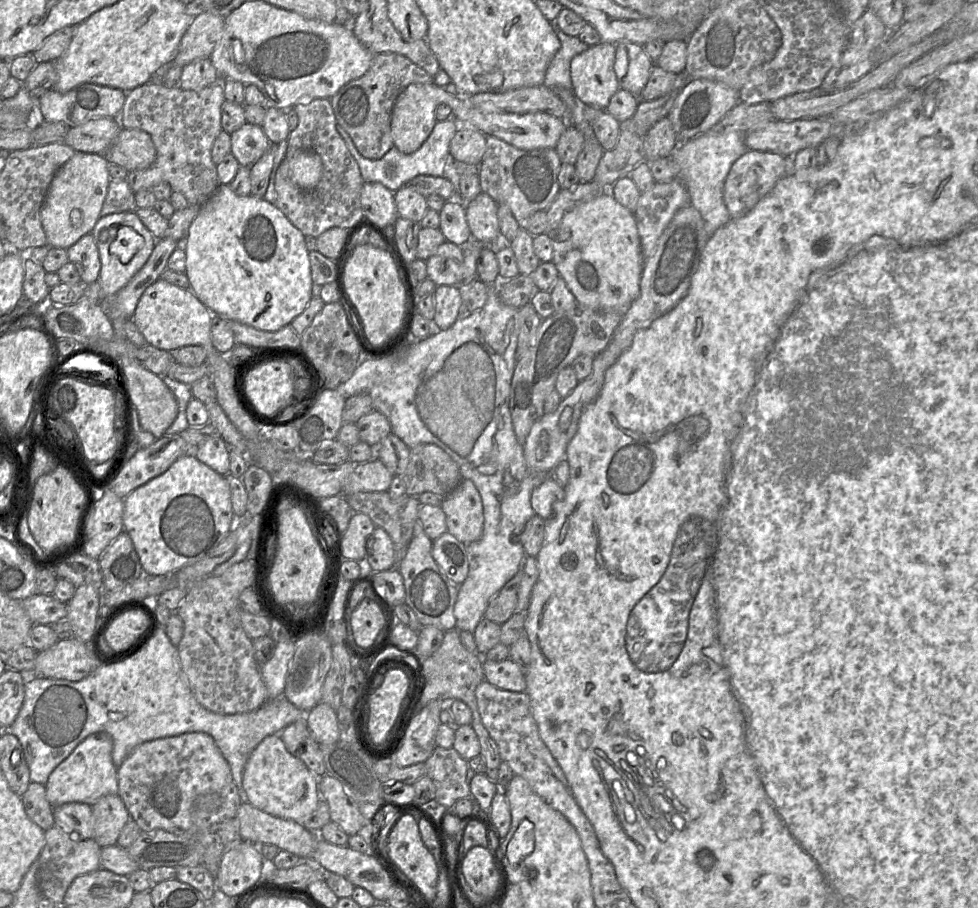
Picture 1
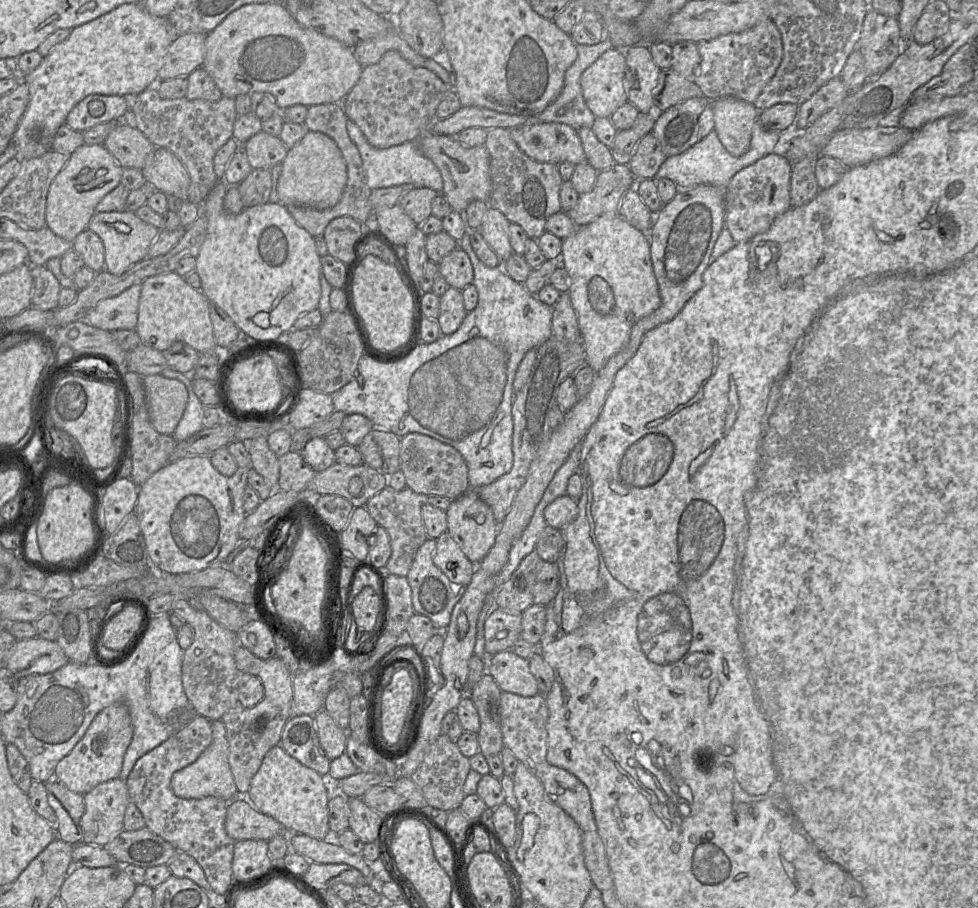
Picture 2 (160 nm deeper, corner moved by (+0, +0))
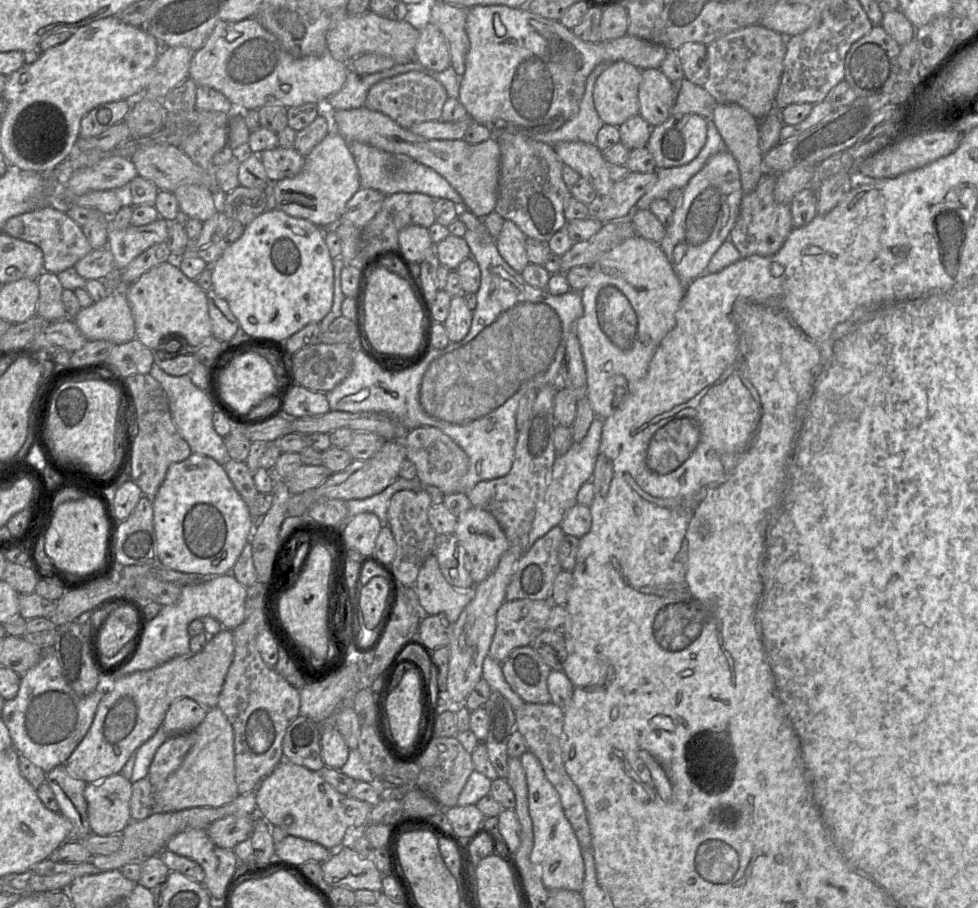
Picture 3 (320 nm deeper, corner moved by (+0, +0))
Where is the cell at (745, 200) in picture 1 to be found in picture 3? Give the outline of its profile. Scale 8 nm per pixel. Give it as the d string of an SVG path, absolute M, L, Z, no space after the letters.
M765 172L754 191L743 193L739 216L729 234L742 257L777 253L794 229L790 205L780 204L774 198L776 181L777 175Z

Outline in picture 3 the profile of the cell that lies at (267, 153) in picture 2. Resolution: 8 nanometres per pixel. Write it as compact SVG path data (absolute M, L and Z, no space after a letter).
M276 147L258 154L270 181L292 178L303 169L305 157L294 148Z

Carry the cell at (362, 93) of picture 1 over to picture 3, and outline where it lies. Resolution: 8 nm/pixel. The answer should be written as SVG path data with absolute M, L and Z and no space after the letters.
M411 71L374 84L368 91L364 107L390 117L403 129L409 129L414 123L441 120L447 98L447 92L441 83L422 72Z

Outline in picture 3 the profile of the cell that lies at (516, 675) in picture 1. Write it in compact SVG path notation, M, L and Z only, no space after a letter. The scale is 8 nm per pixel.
M532 646L515 648L501 664L501 669L512 690L525 702L552 702L547 687L547 679L552 668Z

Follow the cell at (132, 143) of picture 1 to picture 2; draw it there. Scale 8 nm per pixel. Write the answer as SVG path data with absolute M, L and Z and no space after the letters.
M156 147L152 159L141 172L147 185L166 195L186 201L190 178L181 161L169 150Z

